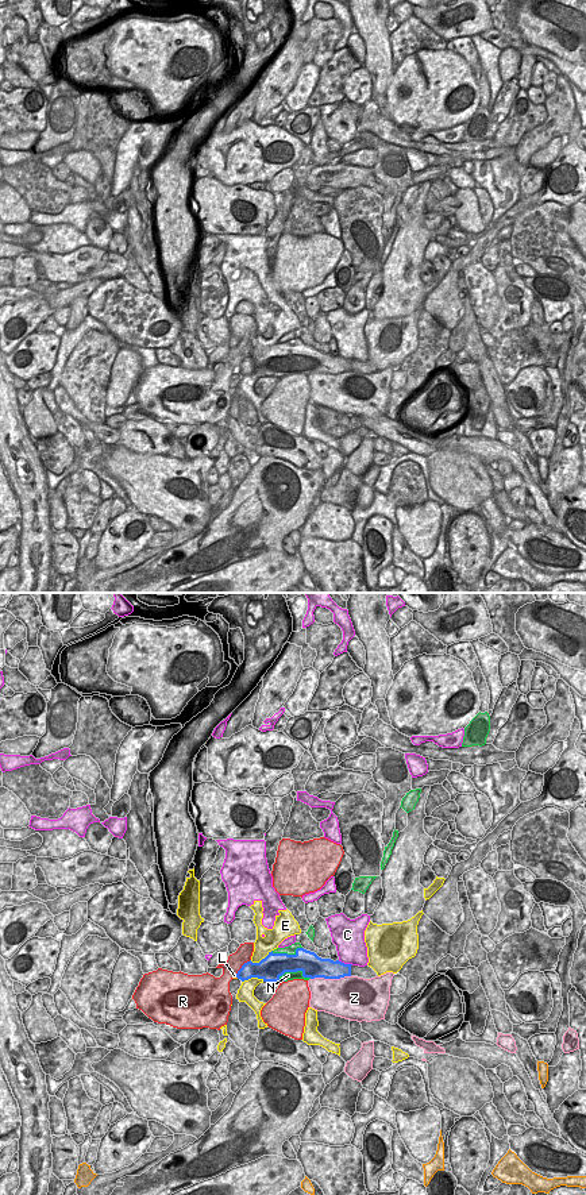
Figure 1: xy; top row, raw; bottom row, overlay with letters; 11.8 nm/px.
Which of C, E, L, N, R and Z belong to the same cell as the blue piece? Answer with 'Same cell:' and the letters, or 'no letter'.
Same cell: no letter

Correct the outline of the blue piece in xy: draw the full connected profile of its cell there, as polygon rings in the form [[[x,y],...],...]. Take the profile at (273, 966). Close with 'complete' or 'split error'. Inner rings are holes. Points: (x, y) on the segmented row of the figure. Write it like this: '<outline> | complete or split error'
[[[297,948],[294,955],[274,953],[271,951],[259,963],[252,963],[251,960],[244,963],[236,978],[242,982],[258,978],[263,982],[282,983],[285,979],[281,976],[285,972],[301,971],[304,978],[340,979],[351,976],[351,965],[339,960],[321,959],[315,952],[304,948]]] | complete

